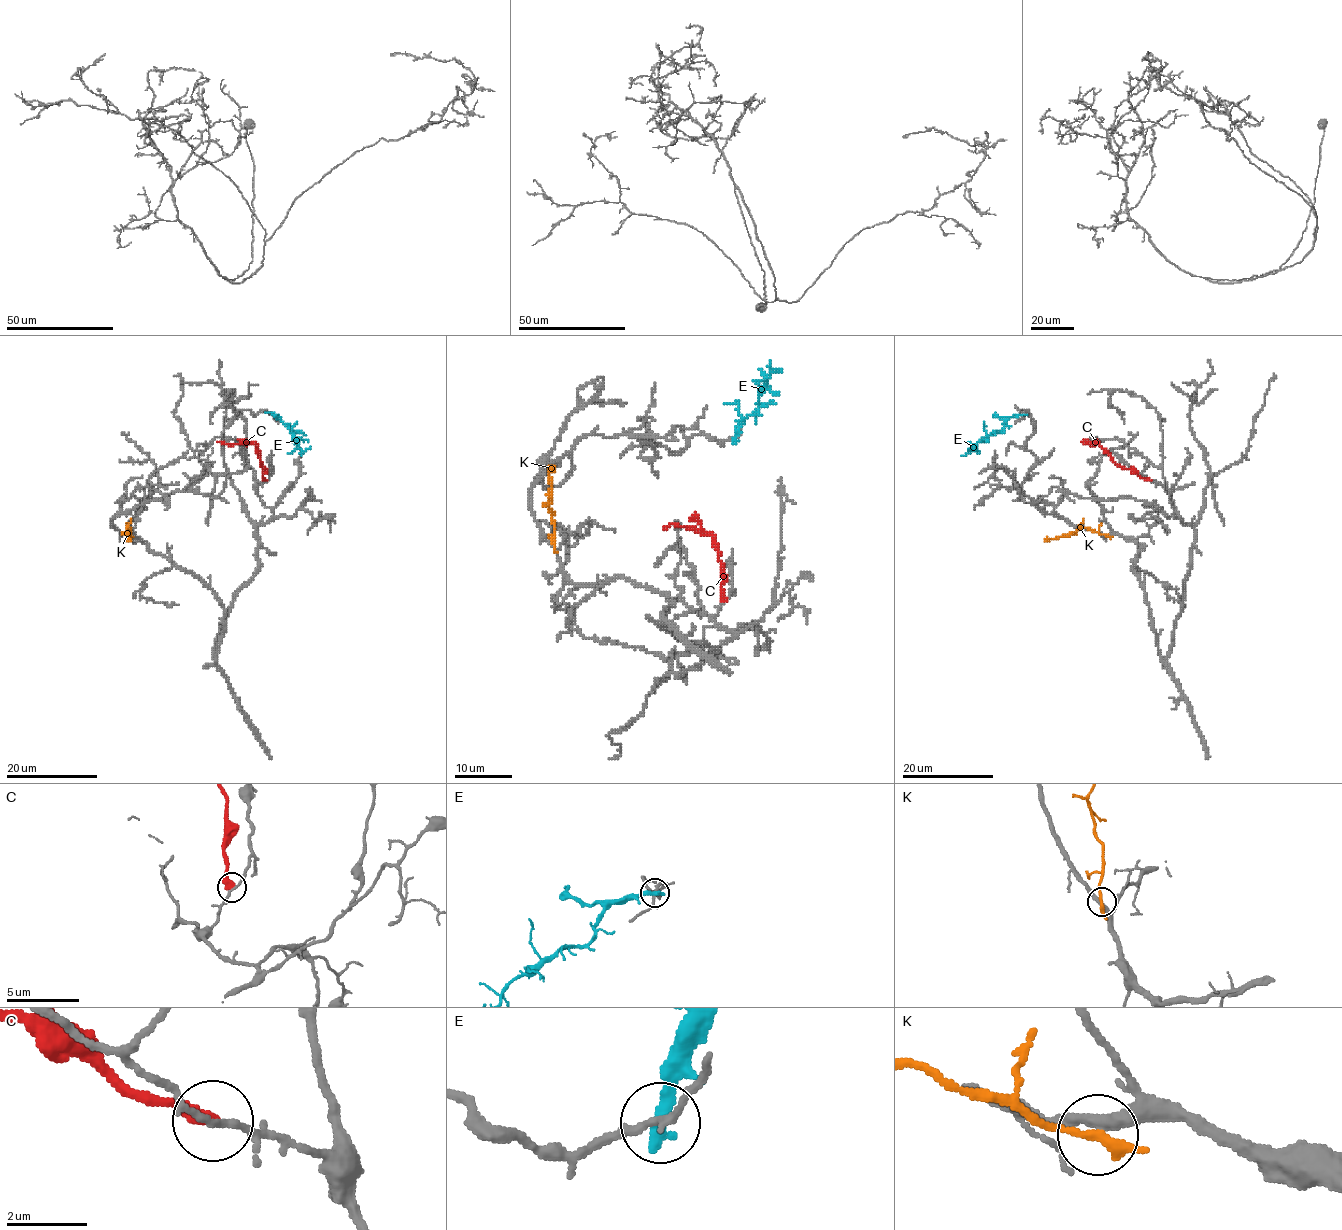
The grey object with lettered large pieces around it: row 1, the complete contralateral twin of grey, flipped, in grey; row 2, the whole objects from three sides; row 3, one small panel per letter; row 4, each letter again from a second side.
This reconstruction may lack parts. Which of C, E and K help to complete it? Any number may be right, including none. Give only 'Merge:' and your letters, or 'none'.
Merge: none

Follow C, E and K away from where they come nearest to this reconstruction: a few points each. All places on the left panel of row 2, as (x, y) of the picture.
C: (265, 480), (254, 443), (217, 441)
E: (273, 414), (291, 431), (301, 450), (300, 454)
K: (130, 536), (128, 528), (127, 538), (130, 541)

